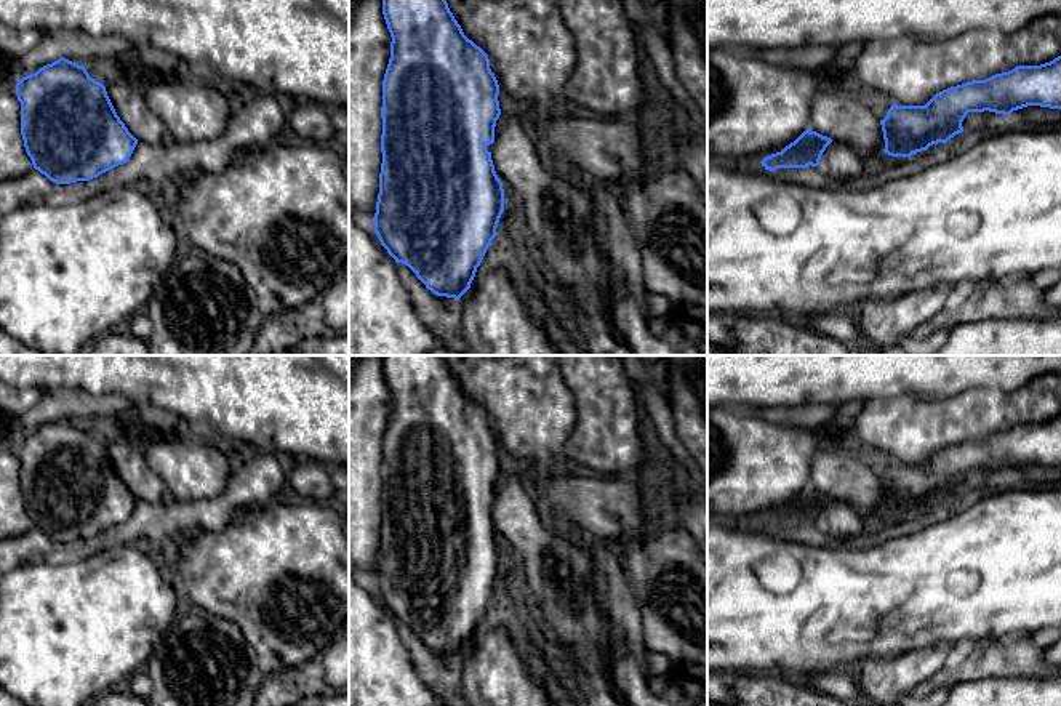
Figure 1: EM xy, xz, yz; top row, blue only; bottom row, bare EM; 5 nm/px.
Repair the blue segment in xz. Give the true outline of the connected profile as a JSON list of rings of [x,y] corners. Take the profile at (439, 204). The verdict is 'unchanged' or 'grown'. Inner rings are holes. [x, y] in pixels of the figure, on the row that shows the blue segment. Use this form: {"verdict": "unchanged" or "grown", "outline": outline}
{"verdict": "unchanged", "outline": [[[382,0],[382,14],[390,32],[390,59],[382,80],[382,134],[381,134],[381,152],[382,163],[379,173],[379,194],[376,202],[376,213],[373,218],[374,232],[381,245],[395,259],[408,266],[416,277],[437,296],[446,296],[459,299],[469,288],[475,277],[477,267],[480,266],[491,240],[498,235],[496,227],[504,211],[504,189],[502,183],[494,171],[491,152],[485,146],[494,142],[494,126],[501,115],[499,109],[499,85],[494,74],[490,69],[488,54],[469,40],[453,13],[448,8],[446,0]]]}

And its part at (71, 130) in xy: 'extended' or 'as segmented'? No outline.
as segmented

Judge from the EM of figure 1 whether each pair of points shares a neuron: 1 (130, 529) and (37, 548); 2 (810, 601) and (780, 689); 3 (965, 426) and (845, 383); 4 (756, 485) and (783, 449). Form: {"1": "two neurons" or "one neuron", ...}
{"1": "one neuron", "2": "two neurons", "3": "two neurons", "4": "one neuron"}

